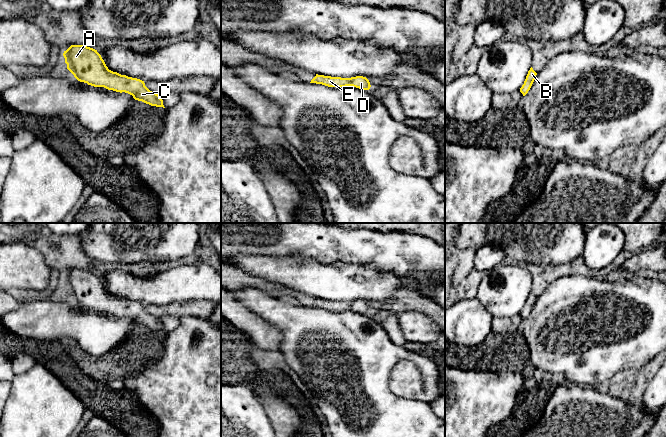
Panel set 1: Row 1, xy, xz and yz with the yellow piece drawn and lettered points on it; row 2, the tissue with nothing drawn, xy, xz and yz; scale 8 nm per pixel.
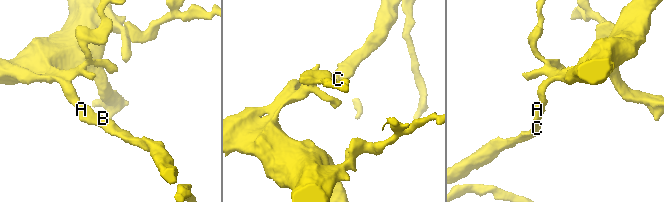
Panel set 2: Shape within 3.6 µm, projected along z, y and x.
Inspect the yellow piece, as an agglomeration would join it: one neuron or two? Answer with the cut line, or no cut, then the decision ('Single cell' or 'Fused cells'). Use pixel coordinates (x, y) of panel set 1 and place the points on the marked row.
No split. Single cell

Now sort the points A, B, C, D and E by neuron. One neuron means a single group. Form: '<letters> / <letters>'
A B C D E

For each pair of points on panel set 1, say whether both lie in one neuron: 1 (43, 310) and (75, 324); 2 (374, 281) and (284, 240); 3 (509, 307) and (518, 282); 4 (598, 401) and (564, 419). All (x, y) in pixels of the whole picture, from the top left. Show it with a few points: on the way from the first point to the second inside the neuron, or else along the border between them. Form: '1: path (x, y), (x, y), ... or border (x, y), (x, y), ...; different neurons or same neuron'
1: path (51, 317), (62, 317), (67, 320); same neuron
2: border (311, 258), (323, 264), (357, 264); different neurons
3: path (509, 301), (512, 288); same neuron
4: path (590, 409), (580, 419), (572, 419); same neuron

